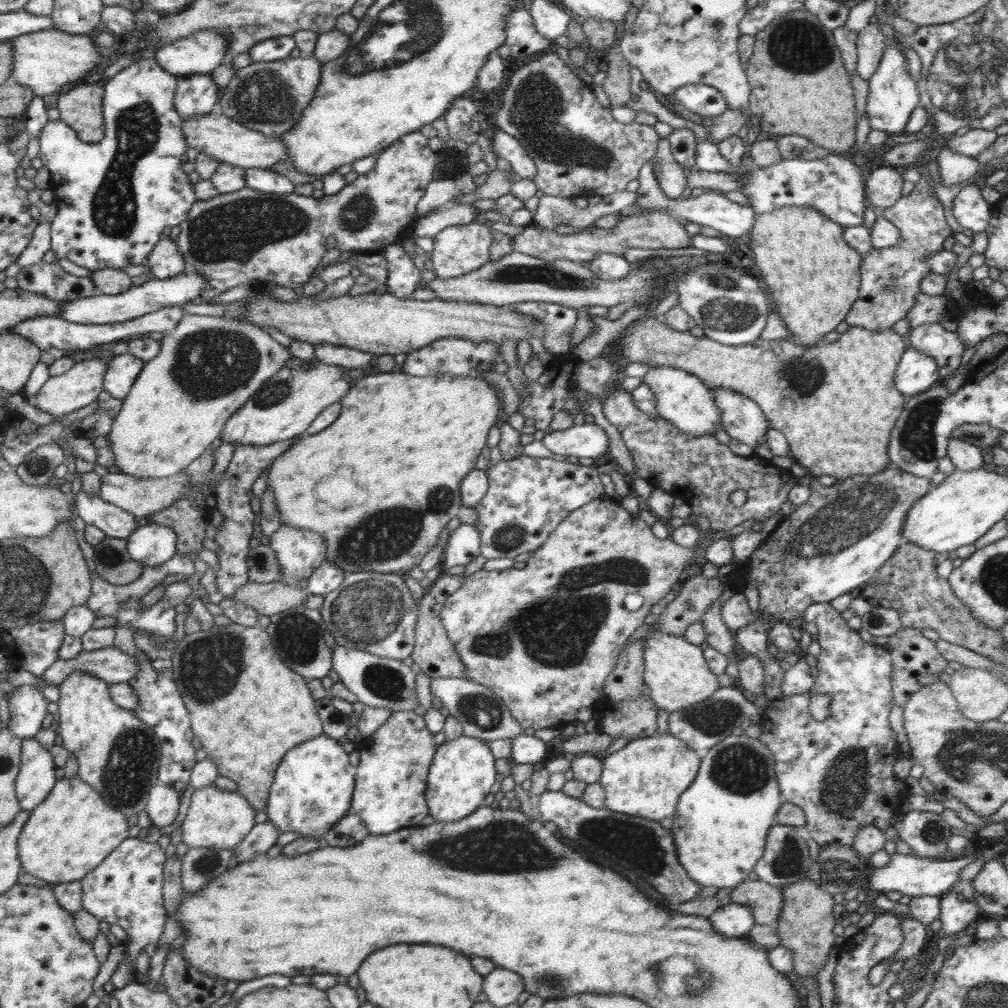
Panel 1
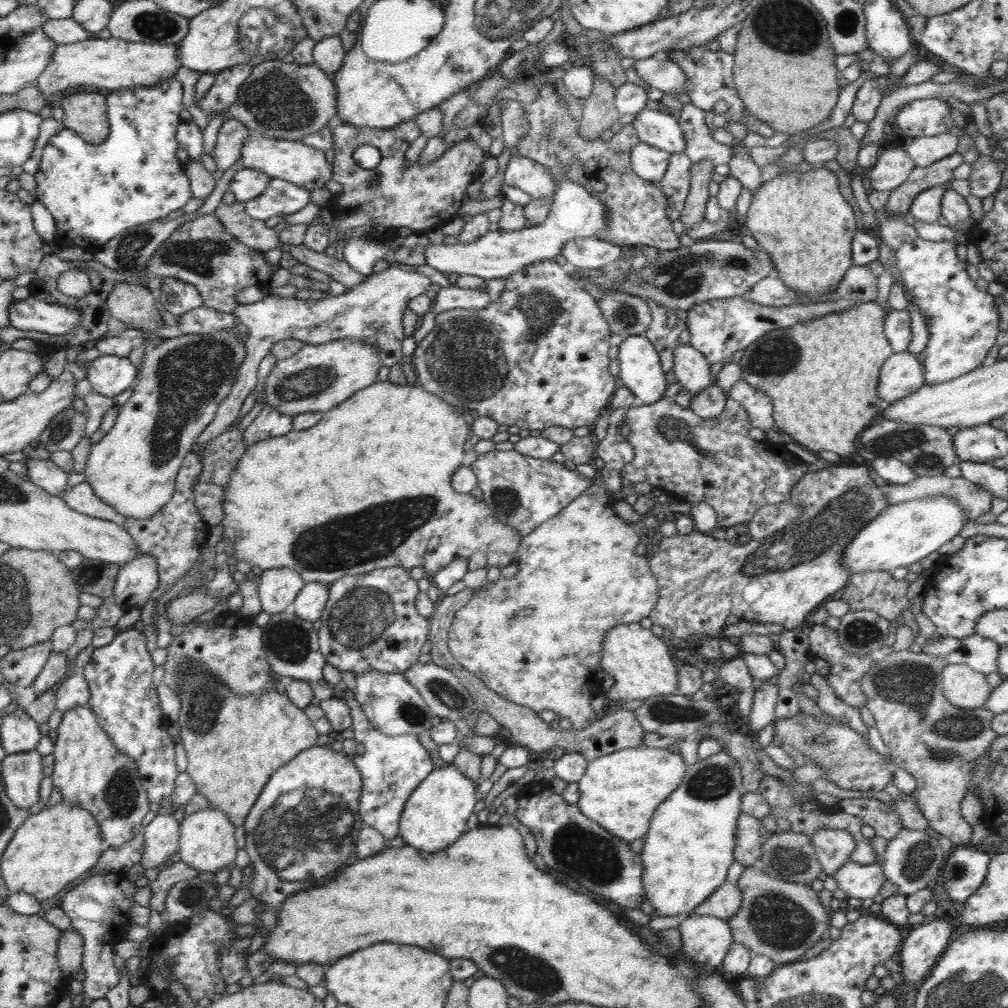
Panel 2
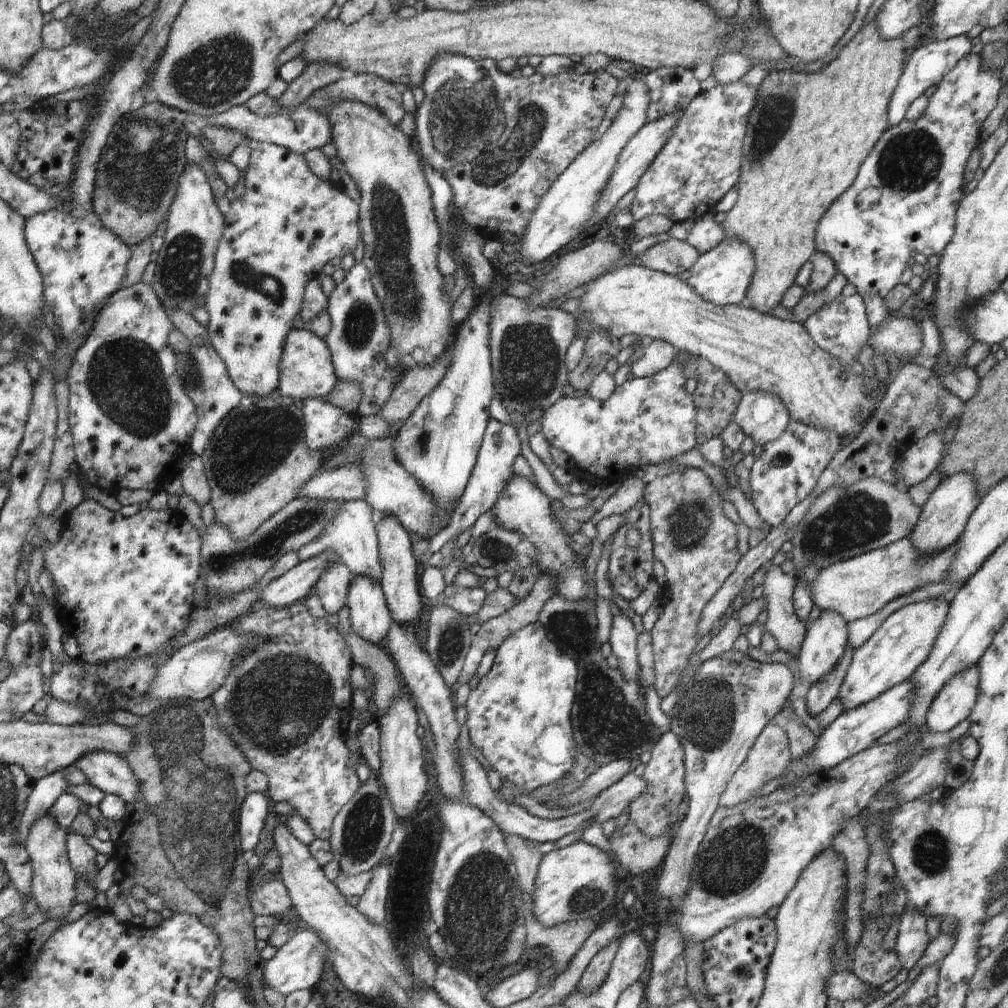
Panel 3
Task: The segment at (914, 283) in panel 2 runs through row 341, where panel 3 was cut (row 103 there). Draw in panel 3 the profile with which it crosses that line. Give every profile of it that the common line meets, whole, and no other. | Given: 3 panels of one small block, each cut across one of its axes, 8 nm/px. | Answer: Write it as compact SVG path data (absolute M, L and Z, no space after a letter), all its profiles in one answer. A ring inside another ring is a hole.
M968 54L961 59L953 70L950 70L937 85L936 92L929 98L928 107L920 119L916 121L902 120L898 125L888 127L880 136L877 144L870 150L868 157L862 162L855 182L829 207L829 210L823 215L818 227L816 228L815 246L816 251L827 253L833 260L837 273L842 274L856 289L860 296L878 296L884 299L890 290L901 284L907 278L907 263L911 259L912 250L922 252L935 262L940 255L944 253L946 246L952 241L955 234L955 215L960 207L961 201L965 198L962 191L962 185L967 182L965 168L968 158L974 150L980 145L979 137L982 123L986 120L988 114L994 110L1002 88L1001 70L983 66L980 54Z

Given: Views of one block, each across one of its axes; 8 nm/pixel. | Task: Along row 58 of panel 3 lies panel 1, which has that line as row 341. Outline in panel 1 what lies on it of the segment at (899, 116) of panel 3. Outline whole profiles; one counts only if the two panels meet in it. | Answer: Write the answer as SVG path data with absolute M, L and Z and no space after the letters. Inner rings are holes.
M924 323L909 331L905 337L908 346L931 356L938 365L942 379L958 368L966 350L958 332L944 329L940 323Z

